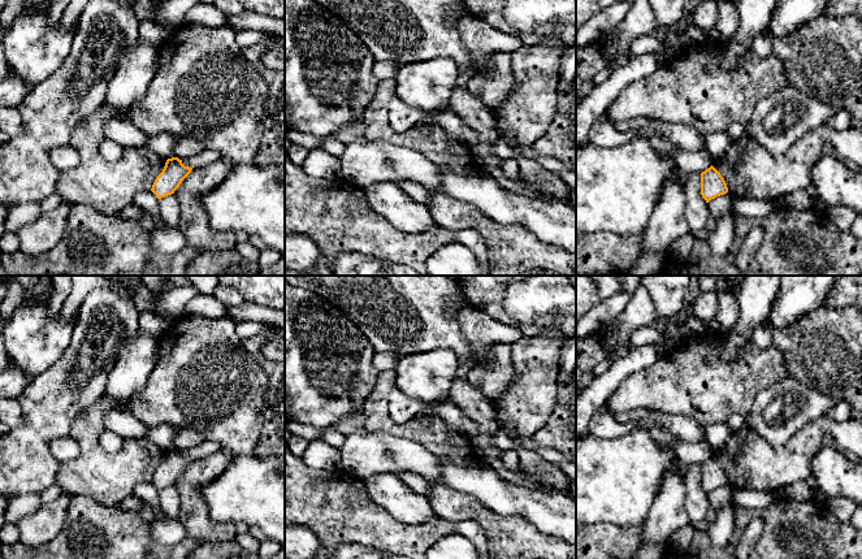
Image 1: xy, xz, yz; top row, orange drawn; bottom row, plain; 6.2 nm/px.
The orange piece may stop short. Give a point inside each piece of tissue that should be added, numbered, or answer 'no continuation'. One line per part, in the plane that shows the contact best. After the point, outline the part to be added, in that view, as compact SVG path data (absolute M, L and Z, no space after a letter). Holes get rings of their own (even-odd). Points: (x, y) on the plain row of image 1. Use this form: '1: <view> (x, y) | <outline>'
no continuation

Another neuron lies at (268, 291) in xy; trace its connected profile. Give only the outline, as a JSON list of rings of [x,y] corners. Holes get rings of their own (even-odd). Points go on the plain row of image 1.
[[[218,276],[218,286],[233,287],[260,307],[285,311],[285,276]]]

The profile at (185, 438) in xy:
[[[177,428],[174,446],[179,451],[199,446],[203,441],[204,438],[198,432],[186,428]]]

